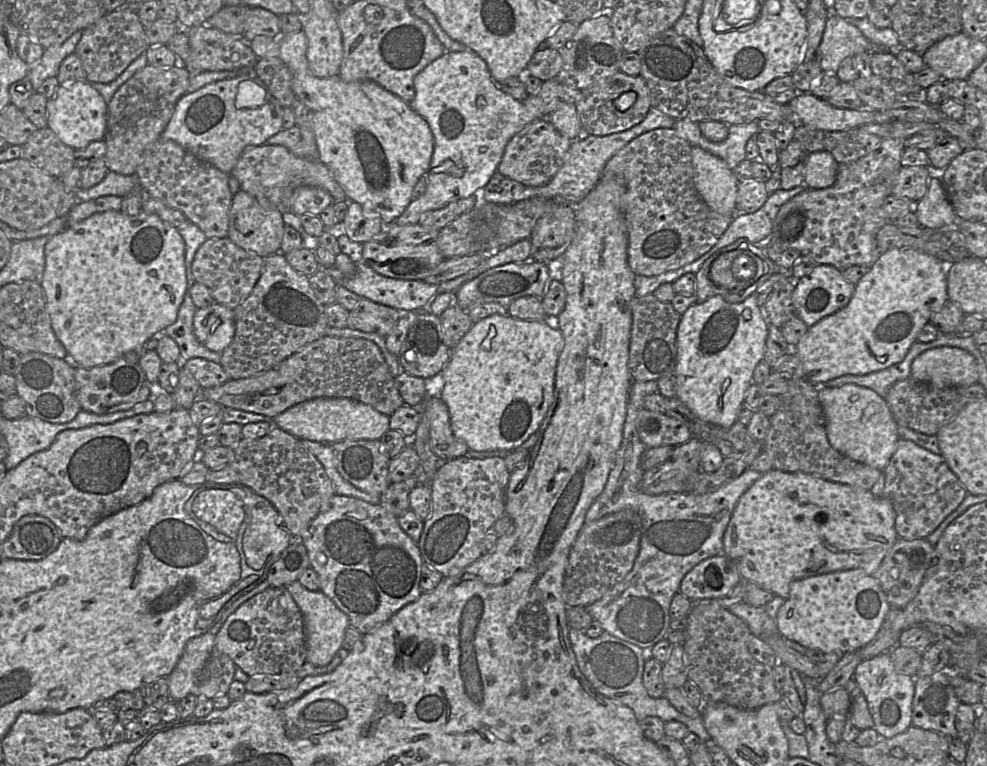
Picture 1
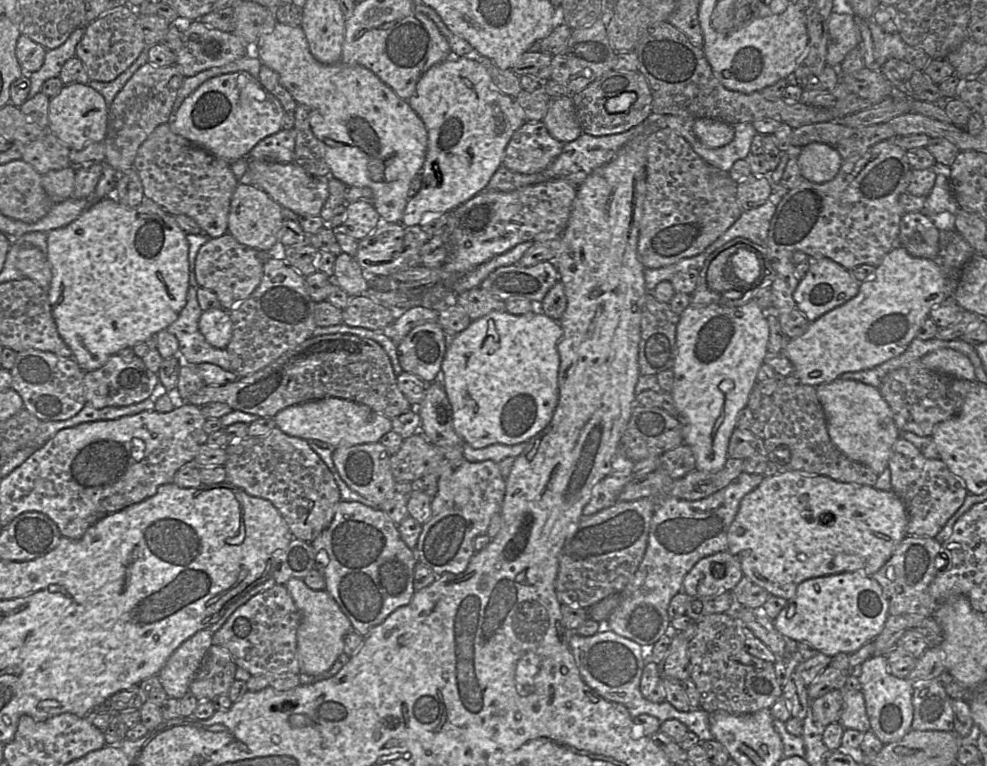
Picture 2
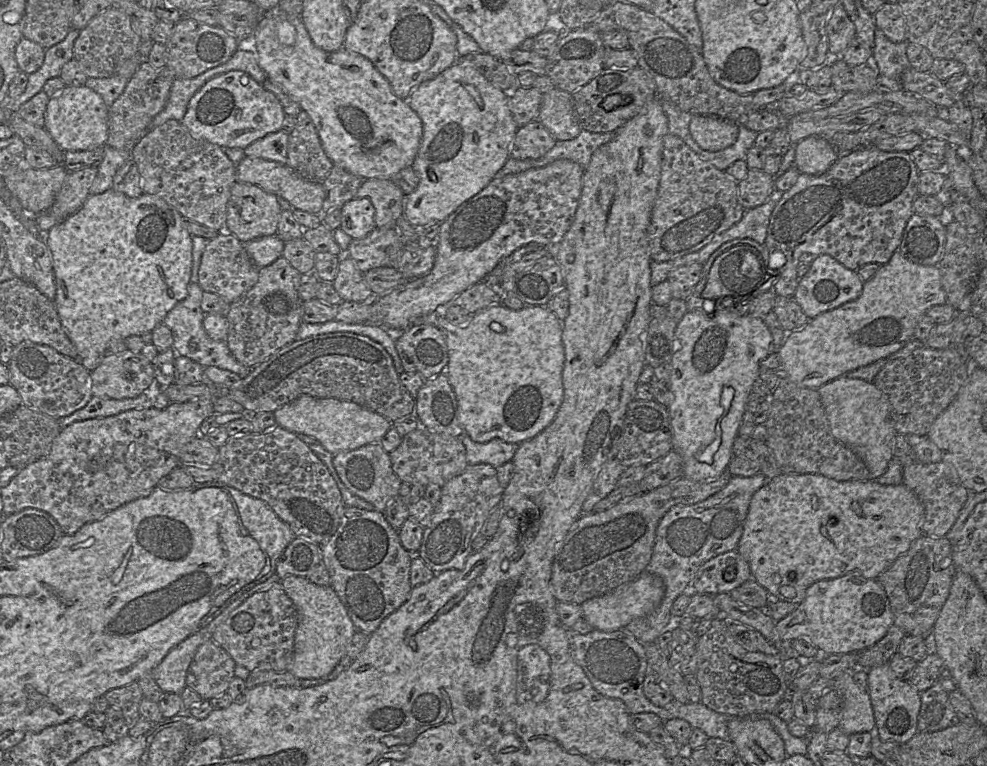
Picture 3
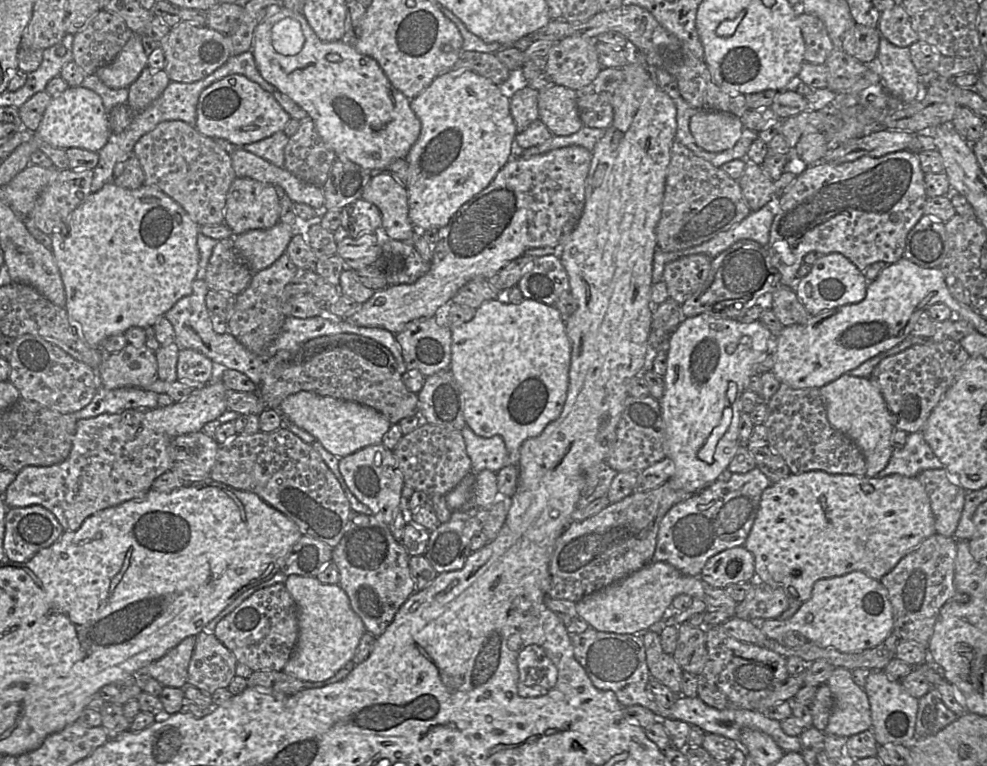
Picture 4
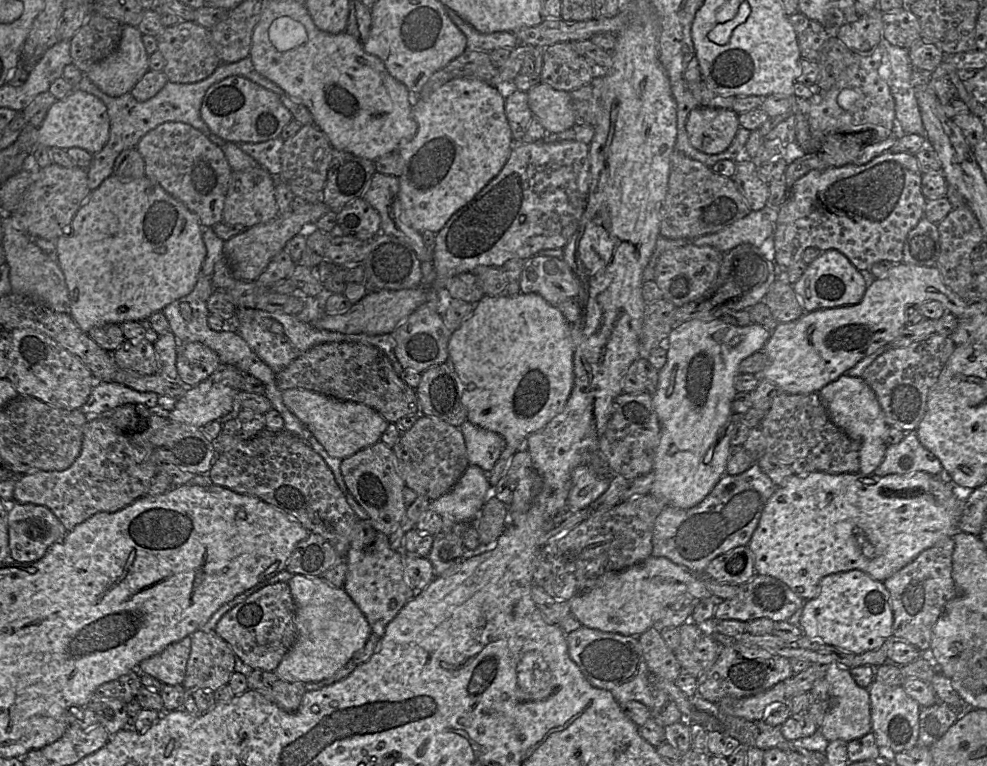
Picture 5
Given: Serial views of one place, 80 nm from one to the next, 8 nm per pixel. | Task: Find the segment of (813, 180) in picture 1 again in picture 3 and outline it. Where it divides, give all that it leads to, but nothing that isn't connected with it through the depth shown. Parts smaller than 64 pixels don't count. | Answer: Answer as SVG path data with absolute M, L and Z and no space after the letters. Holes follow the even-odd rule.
M809 136L795 145L795 166L800 173L821 175L841 155L830 141L821 136Z

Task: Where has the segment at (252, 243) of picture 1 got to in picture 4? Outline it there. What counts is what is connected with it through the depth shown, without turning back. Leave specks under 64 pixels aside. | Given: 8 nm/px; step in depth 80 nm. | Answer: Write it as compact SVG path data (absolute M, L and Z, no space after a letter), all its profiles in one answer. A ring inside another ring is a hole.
M236 177L232 182L226 197L224 208L224 223L230 228L233 236L252 229L268 229L280 219L281 196L283 189L272 184L252 178Z

